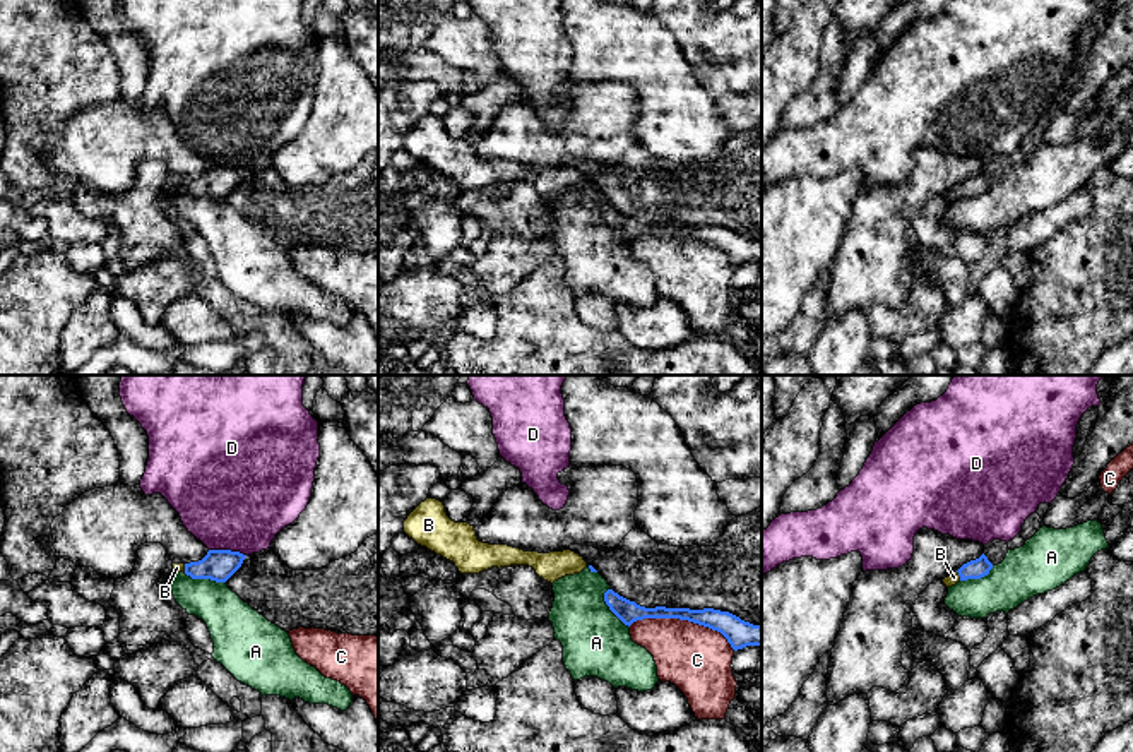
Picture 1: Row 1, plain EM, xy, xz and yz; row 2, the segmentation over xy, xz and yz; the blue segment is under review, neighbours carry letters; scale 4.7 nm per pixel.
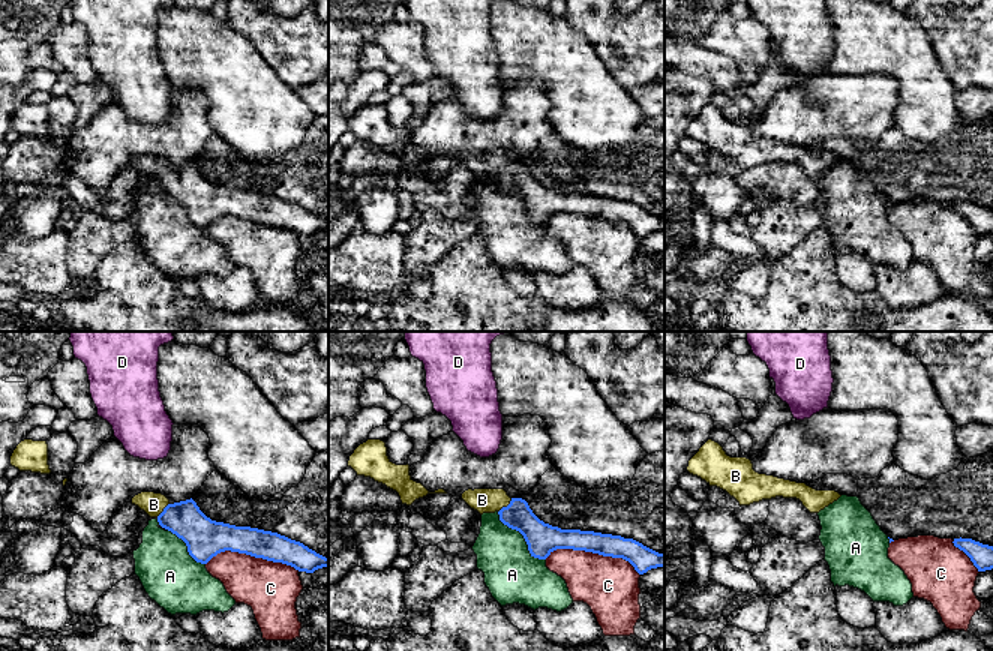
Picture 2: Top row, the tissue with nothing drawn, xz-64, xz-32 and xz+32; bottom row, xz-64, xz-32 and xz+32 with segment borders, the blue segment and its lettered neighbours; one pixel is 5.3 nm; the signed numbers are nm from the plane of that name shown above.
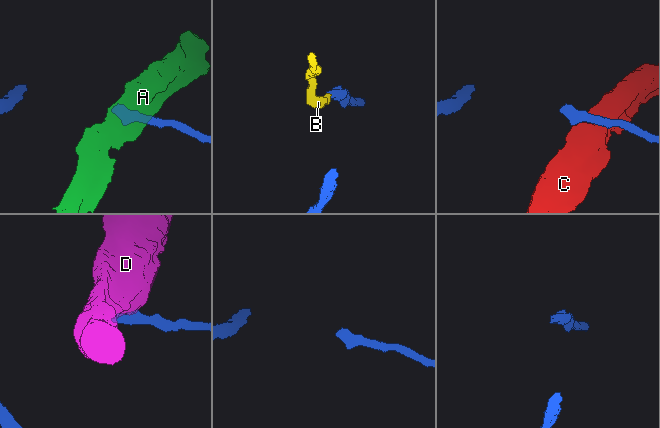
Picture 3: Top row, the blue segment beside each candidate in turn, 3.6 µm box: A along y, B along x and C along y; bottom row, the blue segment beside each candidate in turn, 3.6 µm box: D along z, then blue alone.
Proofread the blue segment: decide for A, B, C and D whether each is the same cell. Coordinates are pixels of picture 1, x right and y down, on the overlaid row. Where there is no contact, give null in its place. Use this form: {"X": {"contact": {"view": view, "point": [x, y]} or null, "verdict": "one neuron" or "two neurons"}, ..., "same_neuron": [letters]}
{"A": {"contact": {"view": "xz", "point": [610, 608]}, "verdict": "two neurons"}, "B": {"contact": {"view": "yz", "point": [959, 574]}, "verdict": "one neuron"}, "C": {"contact": {"view": "xz", "point": [683, 619]}, "verdict": "two neurons"}, "D": {"contact": {"view": "xy", "point": [228, 550]}, "verdict": "two neurons"}, "same_neuron": ["B"]}

